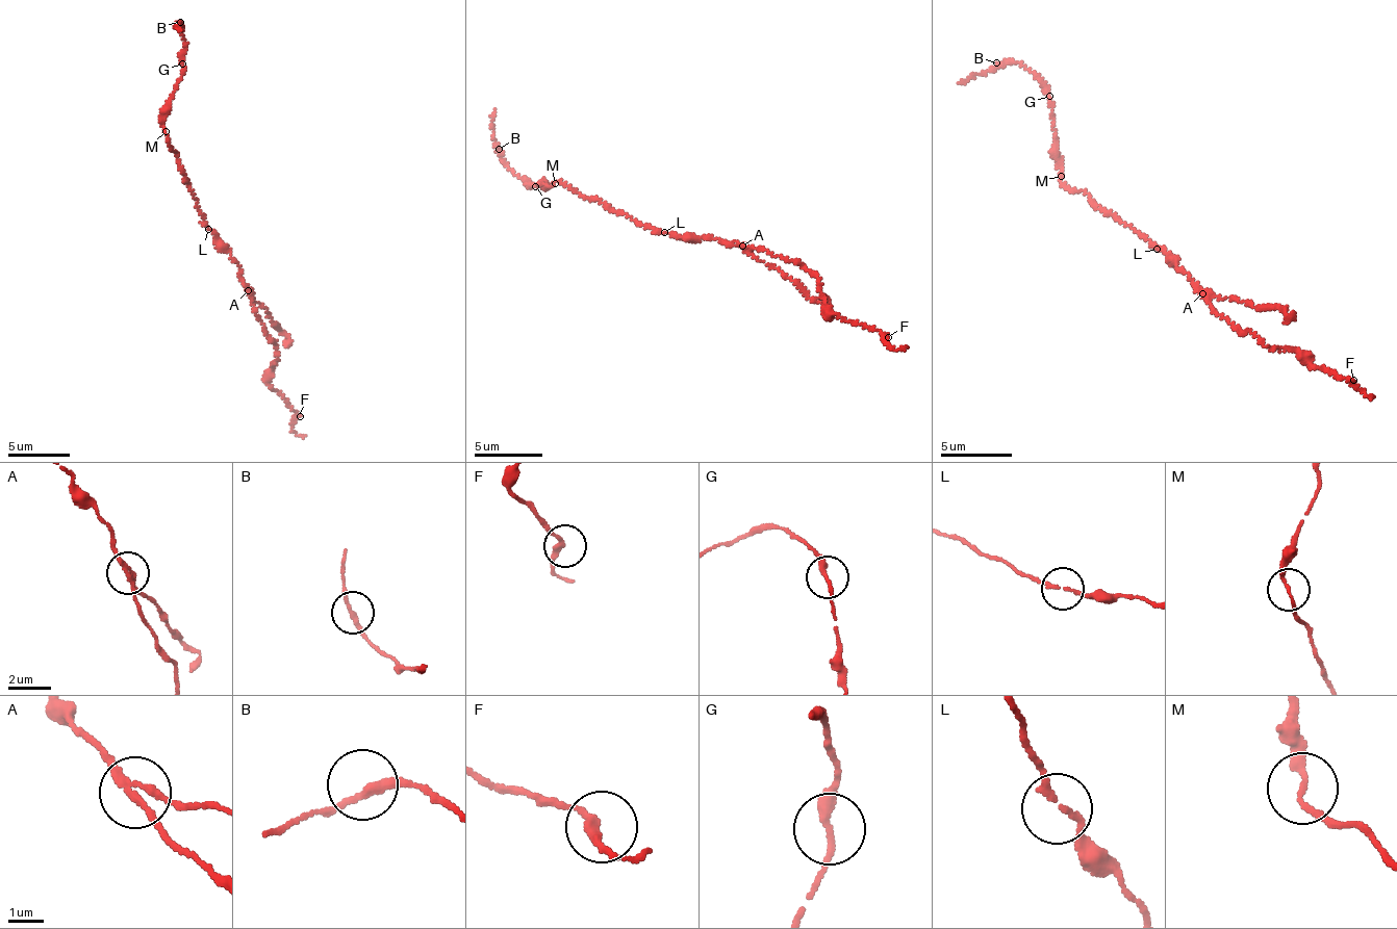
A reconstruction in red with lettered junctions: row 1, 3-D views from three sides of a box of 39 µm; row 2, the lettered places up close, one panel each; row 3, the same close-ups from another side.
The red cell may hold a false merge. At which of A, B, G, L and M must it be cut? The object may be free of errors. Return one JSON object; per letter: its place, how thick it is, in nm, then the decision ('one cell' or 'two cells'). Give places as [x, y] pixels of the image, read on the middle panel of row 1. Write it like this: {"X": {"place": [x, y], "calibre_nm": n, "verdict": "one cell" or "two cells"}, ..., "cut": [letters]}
{"A": {"place": [742, 246], "calibre_nm": 180, "verdict": "two cells"}, "B": {"place": [499, 149], "calibre_nm": 220, "verdict": "one cell"}, "G": {"place": [535, 186], "calibre_nm": 240, "verdict": "one cell"}, "L": {"place": [664, 232], "calibre_nm": 160, "verdict": "one cell"}, "M": {"place": [555, 183], "calibre_nm": 140, "verdict": "one cell"}, "cut": ["A"]}

